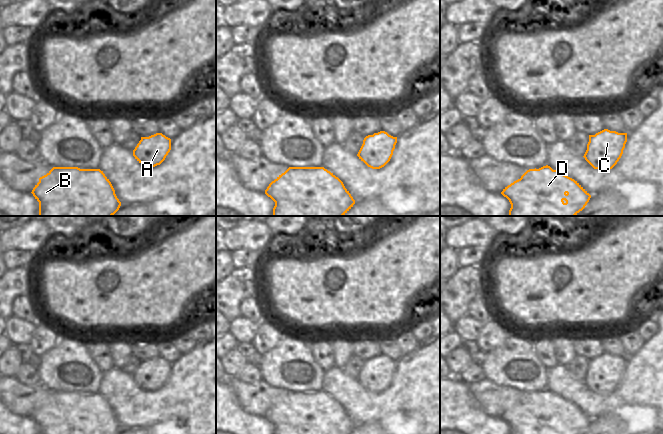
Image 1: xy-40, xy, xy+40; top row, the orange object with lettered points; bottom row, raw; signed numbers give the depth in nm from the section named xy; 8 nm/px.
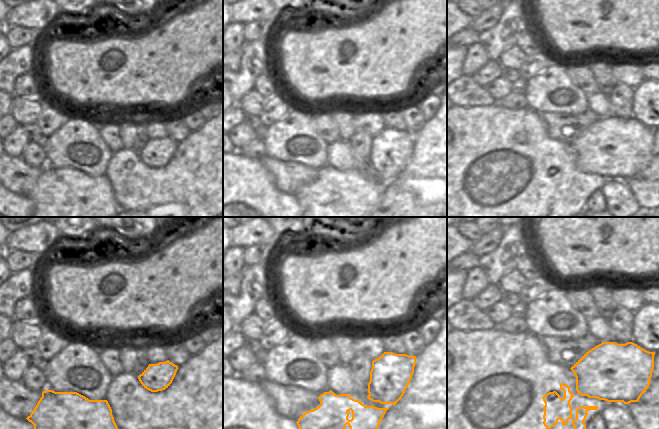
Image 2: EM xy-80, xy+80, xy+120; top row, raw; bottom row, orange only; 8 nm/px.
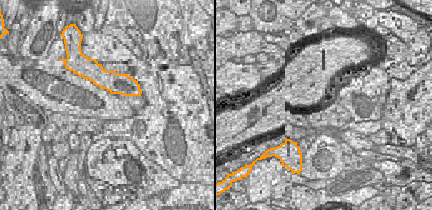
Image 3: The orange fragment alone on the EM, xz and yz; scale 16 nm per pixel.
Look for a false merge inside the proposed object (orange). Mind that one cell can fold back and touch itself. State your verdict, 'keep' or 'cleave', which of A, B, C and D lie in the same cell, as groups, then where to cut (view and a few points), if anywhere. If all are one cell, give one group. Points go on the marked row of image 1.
cleave | A / B C D | xy (394, 138), (391, 156), (384, 164), (365, 163)

